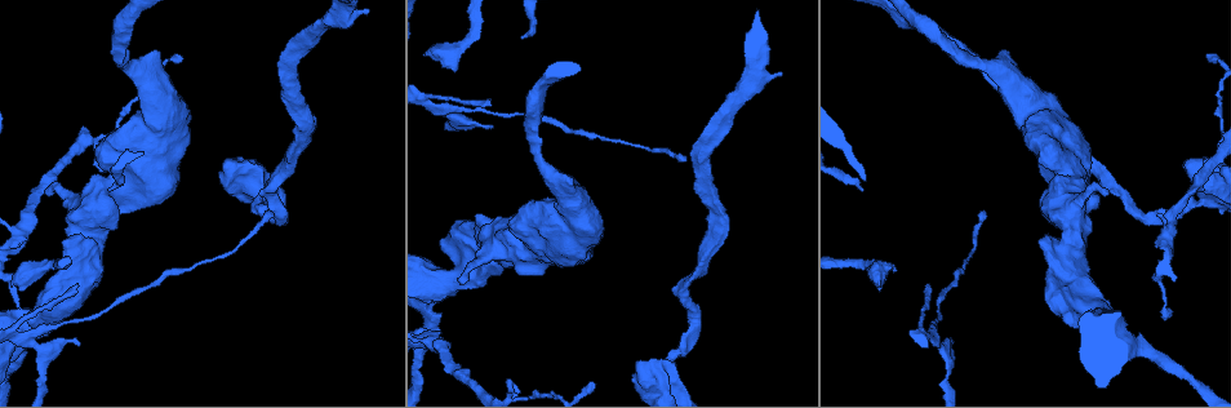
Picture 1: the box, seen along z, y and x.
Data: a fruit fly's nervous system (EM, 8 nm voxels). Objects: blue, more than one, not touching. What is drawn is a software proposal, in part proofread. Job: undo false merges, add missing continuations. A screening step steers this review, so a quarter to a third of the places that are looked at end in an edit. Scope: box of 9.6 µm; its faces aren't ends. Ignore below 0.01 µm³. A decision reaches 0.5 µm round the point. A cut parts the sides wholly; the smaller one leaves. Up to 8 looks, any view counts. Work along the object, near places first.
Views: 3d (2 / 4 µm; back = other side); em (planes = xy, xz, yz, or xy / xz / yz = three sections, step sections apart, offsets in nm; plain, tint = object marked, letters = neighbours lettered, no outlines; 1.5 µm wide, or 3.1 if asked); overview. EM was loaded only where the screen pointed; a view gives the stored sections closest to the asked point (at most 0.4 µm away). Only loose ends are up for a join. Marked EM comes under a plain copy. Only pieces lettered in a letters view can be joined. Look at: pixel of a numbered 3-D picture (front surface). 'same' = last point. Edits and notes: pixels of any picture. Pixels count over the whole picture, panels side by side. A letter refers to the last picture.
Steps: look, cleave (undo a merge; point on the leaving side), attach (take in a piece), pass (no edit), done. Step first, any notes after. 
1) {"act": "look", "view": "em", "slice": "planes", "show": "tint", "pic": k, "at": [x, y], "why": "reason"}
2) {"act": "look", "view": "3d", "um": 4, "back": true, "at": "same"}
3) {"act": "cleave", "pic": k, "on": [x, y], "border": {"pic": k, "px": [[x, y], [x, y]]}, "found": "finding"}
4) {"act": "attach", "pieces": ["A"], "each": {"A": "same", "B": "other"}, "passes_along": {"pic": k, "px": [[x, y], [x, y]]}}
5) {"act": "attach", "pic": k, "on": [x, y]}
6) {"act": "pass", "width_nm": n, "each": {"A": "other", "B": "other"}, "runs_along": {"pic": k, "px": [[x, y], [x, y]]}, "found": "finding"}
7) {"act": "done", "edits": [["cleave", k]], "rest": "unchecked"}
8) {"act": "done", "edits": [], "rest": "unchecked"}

{"act": "look", "view": "em", "slice": "yz", "step": 8, "show": "tint", "pic": 1, "at": [26, 308], "why": "an open end"}

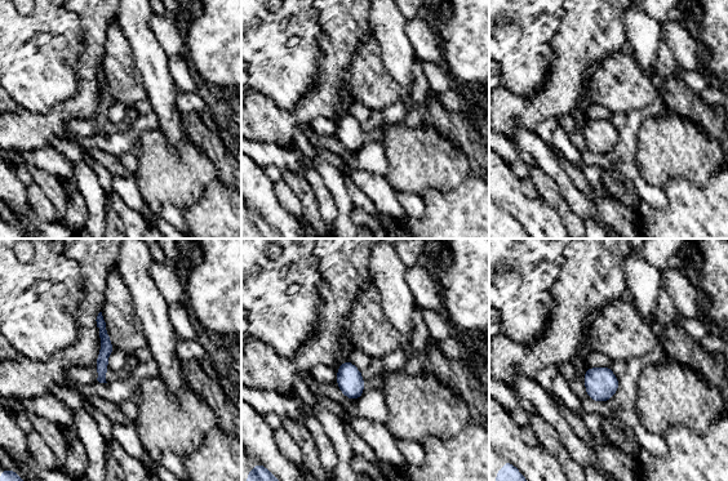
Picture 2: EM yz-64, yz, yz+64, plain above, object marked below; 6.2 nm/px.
{"act": "look", "view": "em", "slice": "planes", "show": "letters", "at": "same"}

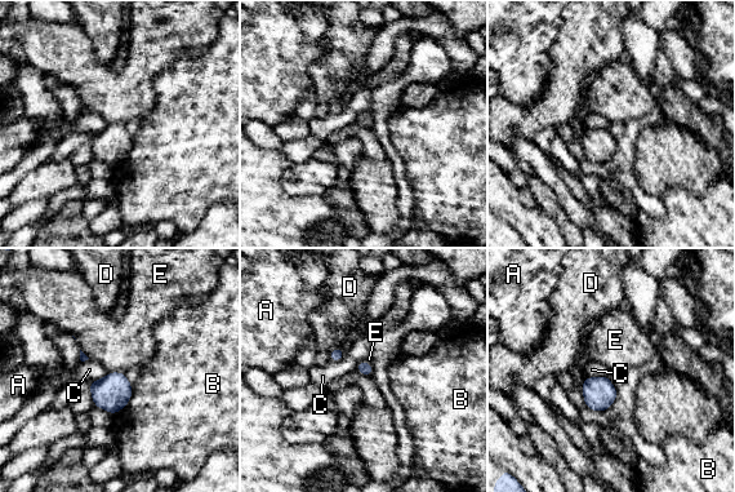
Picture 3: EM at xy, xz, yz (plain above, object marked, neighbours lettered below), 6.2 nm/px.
{"act": "pass", "each": {"A": "other", "B": "other", "C": "other", "D": "other", "E": "other"}, "found": "no lettered piece goes on from it"}

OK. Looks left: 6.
{"act": "look", "view": "3d", "um": 4, "pic": 1, "at": [1164, 234], "why": "calibre changes"}

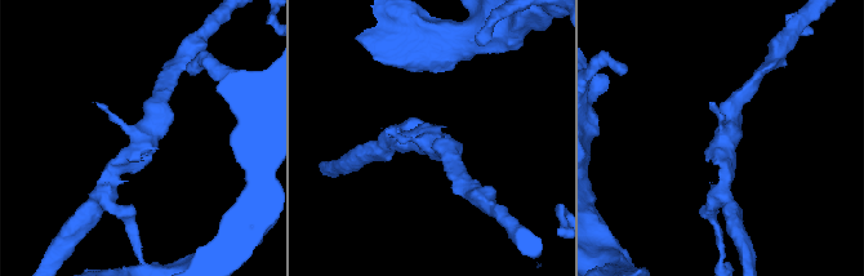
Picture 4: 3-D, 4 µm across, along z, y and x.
{"act": "look", "view": "em", "slice": "xy", "step": 8, "show": "letters", "pic": 4, "at": [430, 141]}

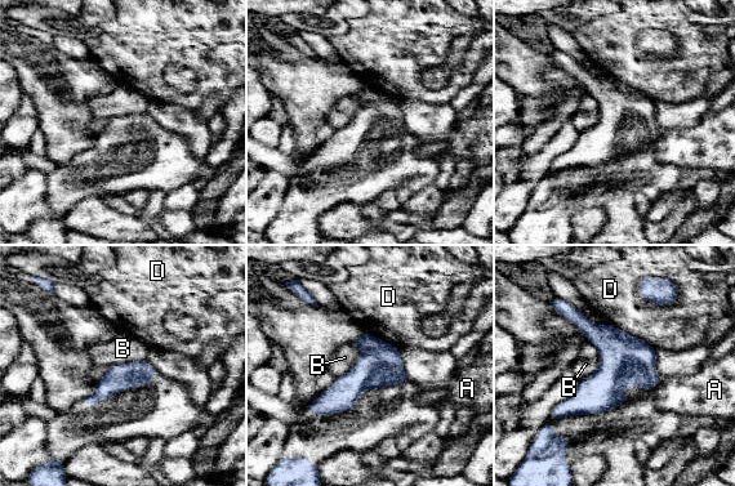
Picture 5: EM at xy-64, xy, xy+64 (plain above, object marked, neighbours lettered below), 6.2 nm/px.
{"act": "pass", "each": {"A": "other", "B": "other", "D": "other"}, "border": {"pic": 5, "px": [[588, 340], [597, 368], [580, 380]]}, "found": "one neuron here"}

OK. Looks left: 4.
{"act": "look", "view": "em", "slice": "planes", "show": "letters", "pic": 1, "at": [927, 285]}

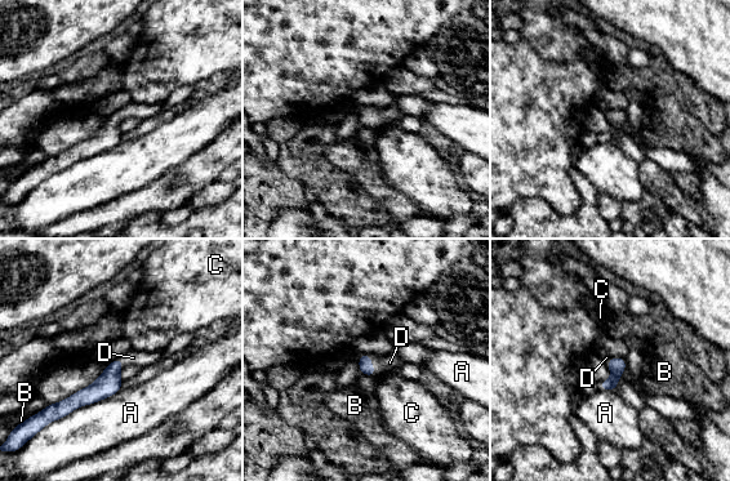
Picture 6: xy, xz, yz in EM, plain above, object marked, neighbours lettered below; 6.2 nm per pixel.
{"act": "attach", "pieces": ["D"], "each": {"A": "other", "B": "other", "C": "other", "D": "same"}, "passes_along": {"pic": 6, "px": [[365, 366], [373, 365], [390, 363]]}, "found": "the neuron continues"}

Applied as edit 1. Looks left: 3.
{"act": "done", "edits": [["attach", 6]], "rest": "unchecked"}

